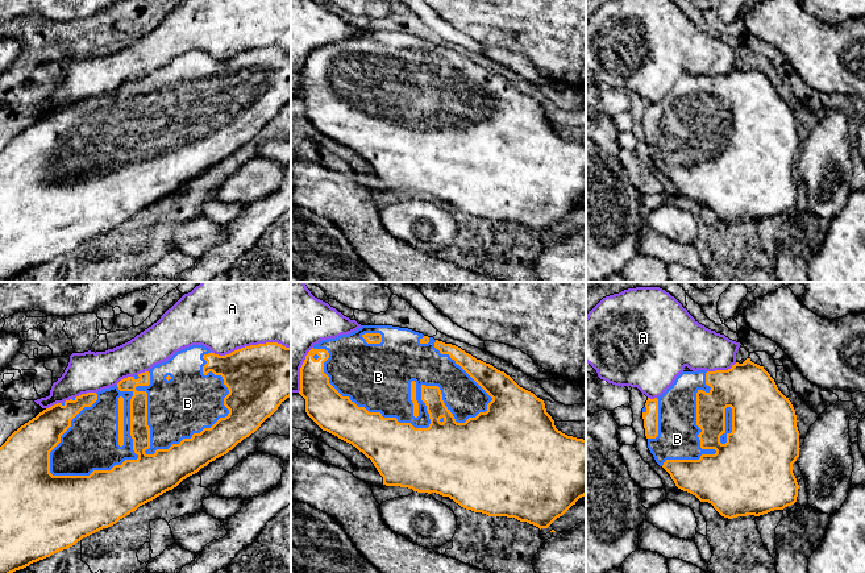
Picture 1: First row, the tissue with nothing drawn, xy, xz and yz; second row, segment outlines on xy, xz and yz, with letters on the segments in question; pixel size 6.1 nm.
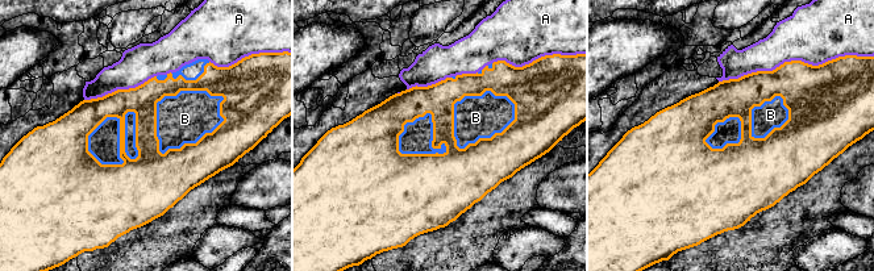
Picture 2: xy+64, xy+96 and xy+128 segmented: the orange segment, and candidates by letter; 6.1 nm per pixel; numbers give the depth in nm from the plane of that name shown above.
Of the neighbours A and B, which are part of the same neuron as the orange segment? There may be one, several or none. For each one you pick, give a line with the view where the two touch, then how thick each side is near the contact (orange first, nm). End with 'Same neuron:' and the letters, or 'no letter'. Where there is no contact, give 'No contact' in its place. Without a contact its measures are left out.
B: Touches orange in xz. Thickness 460 nm (orange) against 220 nm
Same neuron: B

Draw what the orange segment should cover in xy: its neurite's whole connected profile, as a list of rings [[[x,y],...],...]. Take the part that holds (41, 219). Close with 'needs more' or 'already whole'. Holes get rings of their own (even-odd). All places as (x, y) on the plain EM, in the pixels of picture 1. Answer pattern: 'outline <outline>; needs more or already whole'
outline [[[266,47],[219,61],[192,50],[113,92],[43,115],[0,151],[0,282],[75,250],[172,195],[254,138],[290,101],[291,53]]]; needs more

